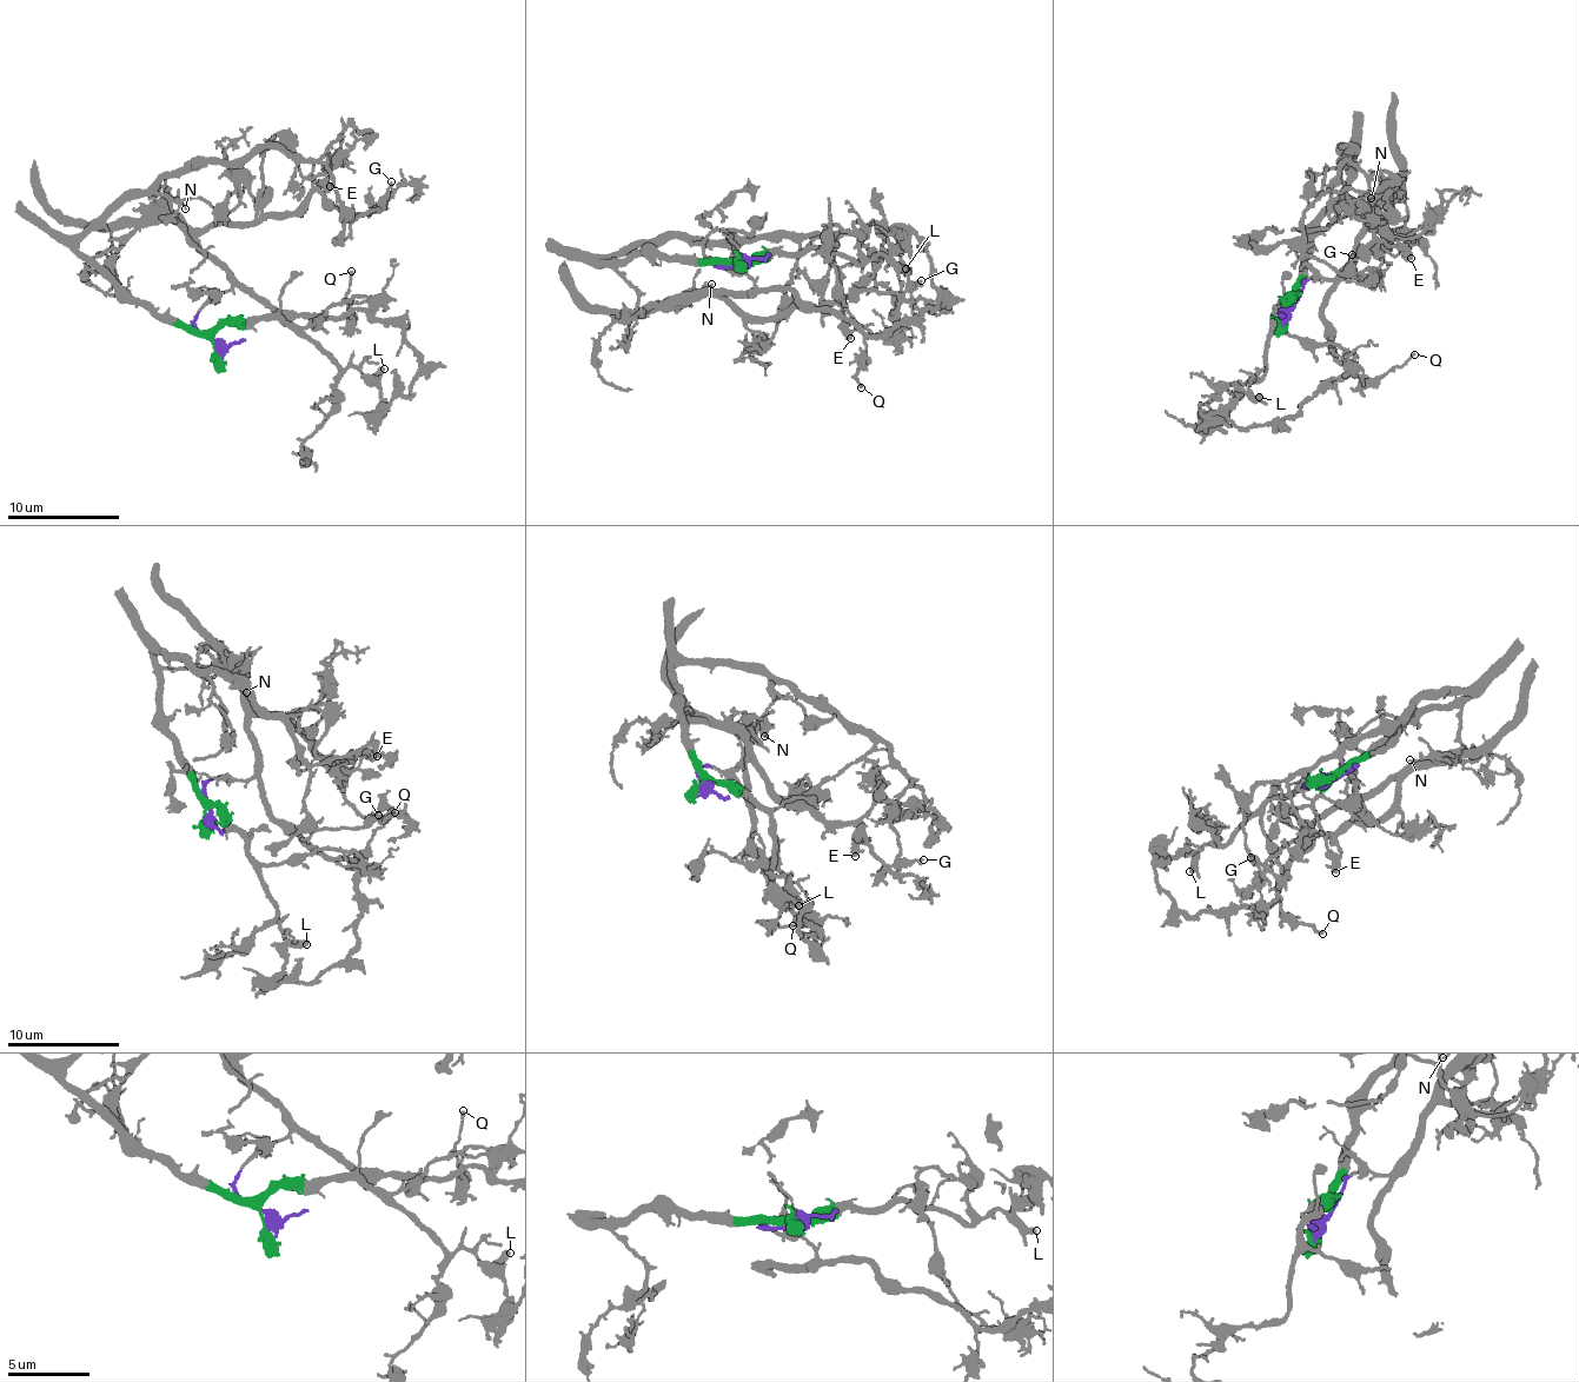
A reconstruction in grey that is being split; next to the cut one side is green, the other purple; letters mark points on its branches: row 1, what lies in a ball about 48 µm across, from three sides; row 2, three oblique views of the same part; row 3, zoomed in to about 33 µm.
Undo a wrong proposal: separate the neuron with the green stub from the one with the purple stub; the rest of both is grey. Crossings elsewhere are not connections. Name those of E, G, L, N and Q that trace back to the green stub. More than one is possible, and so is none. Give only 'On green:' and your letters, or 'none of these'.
On green: G, L

